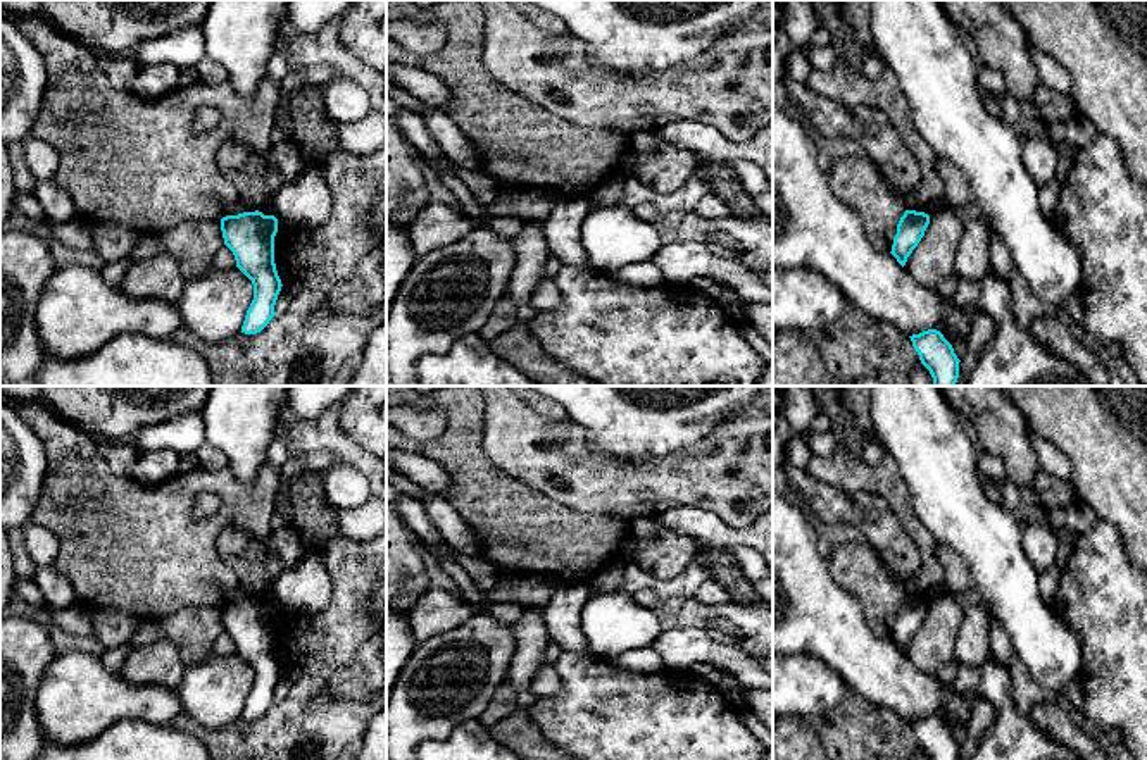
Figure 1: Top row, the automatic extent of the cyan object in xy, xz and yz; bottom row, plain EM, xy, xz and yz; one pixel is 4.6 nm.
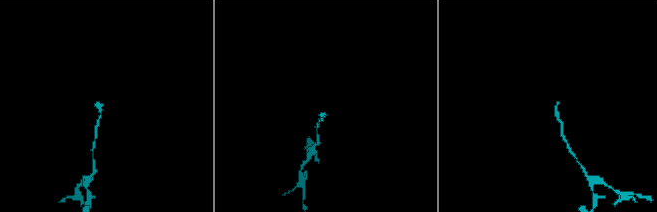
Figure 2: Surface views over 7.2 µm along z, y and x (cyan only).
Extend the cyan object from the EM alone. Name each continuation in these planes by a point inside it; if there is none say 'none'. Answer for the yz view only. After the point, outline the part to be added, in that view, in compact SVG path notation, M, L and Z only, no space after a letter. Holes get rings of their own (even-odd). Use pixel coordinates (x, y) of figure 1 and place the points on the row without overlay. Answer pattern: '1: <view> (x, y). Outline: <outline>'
none

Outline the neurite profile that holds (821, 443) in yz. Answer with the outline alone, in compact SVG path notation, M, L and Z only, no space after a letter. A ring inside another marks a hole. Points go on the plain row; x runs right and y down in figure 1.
M811 431L805 436L805 441L811 448L812 457L828 457L837 448L837 438L833 436L831 431L826 431L826 433Z

